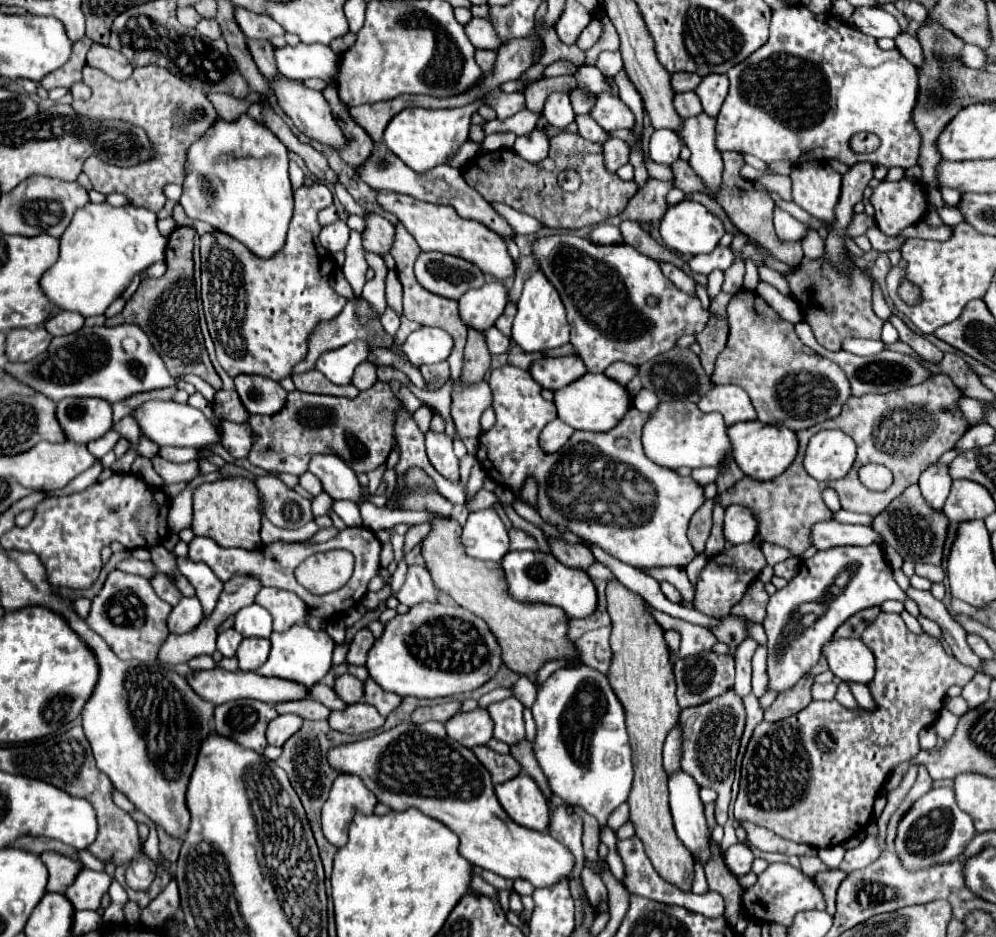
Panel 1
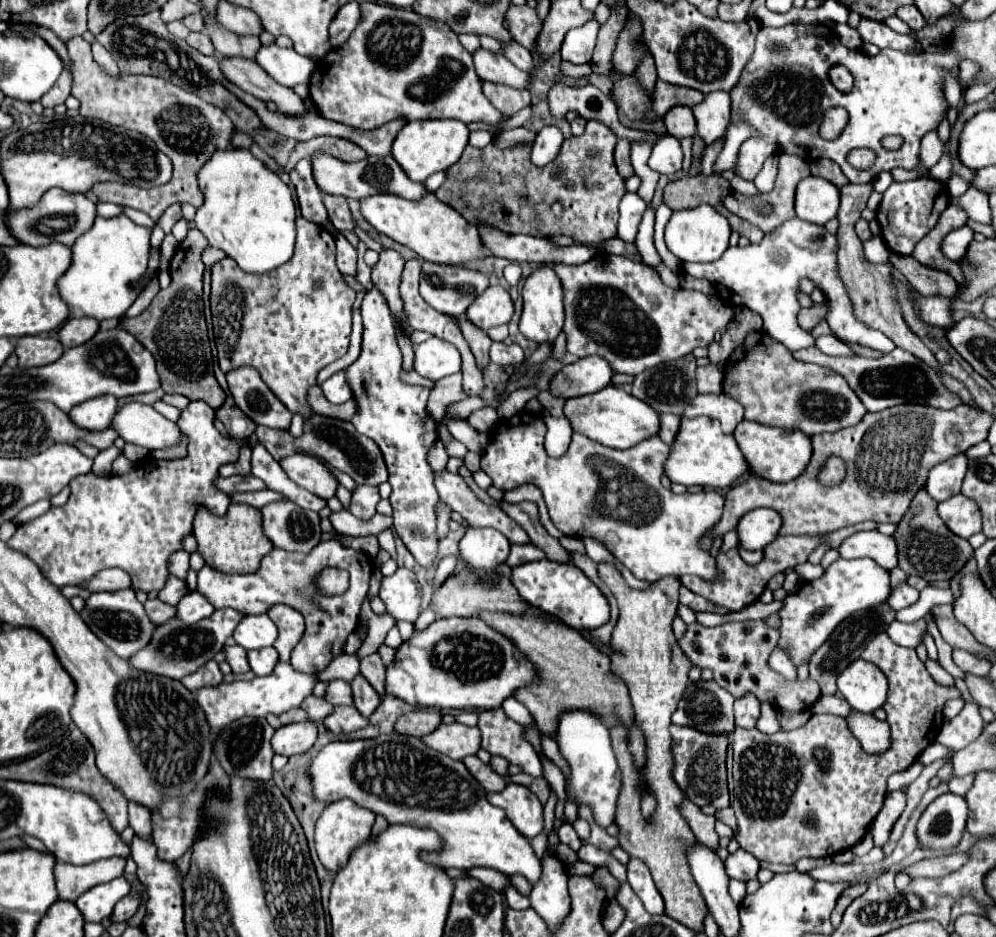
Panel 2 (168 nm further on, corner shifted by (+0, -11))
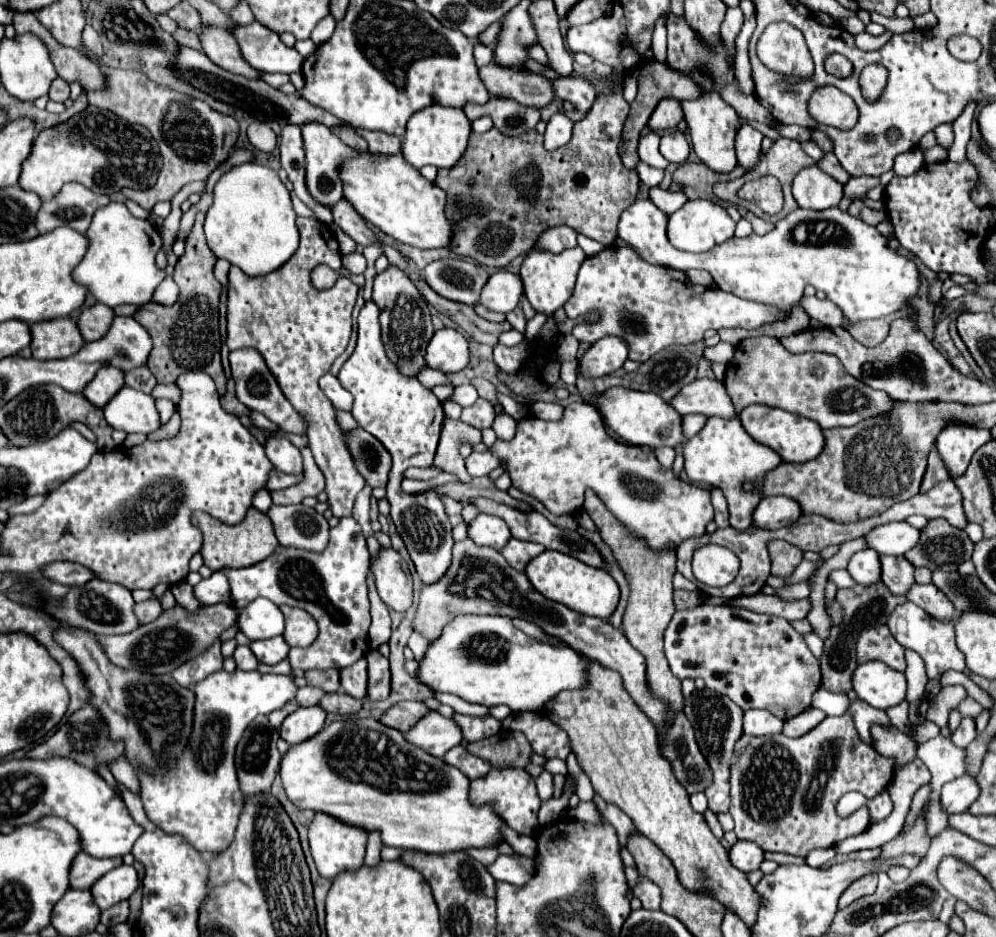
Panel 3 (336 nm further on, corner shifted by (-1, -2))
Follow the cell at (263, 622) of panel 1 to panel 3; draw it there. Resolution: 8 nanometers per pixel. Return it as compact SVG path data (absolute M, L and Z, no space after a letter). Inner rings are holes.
M257 598L249 606L245 606L237 622L241 626L241 632L249 640L273 638L283 634L283 628L285 628L279 606L271 604L271 600L265 600L265 598Z

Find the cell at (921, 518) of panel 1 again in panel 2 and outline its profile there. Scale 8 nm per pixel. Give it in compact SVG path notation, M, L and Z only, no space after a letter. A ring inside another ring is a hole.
M920 489L912 503L906 517L898 523L896 533L892 535L898 547L898 567L906 571L908 575L918 575L926 581L948 581L956 571L964 567L968 557L974 553L970 543L954 533L944 525L944 521L938 517L936 501L930 501L928 493Z

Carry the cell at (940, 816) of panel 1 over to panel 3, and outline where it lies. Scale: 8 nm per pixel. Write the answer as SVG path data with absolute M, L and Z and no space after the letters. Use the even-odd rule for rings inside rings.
M963 774L961 778L955 778L943 786L941 792L941 806L949 812L965 812L979 796L979 784L973 776Z

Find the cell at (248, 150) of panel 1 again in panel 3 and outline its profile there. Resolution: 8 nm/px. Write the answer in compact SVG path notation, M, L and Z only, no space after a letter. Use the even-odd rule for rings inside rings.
M241 164L219 178L213 190L213 206L205 218L205 238L217 258L229 260L249 276L263 276L281 268L299 246L291 196L275 170Z

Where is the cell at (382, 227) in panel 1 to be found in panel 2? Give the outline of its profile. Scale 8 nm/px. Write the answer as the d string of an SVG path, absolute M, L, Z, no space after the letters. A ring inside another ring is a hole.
M382 249L378 263L372 267L372 283L384 293L394 319L404 319L402 299L398 293L402 269L404 269L404 257L394 249Z

